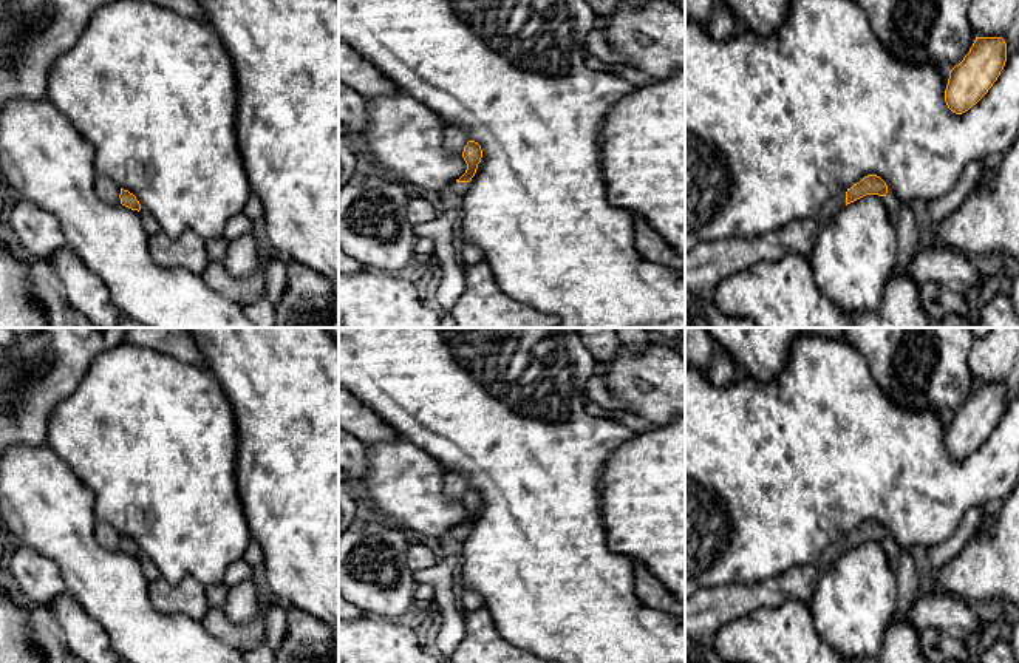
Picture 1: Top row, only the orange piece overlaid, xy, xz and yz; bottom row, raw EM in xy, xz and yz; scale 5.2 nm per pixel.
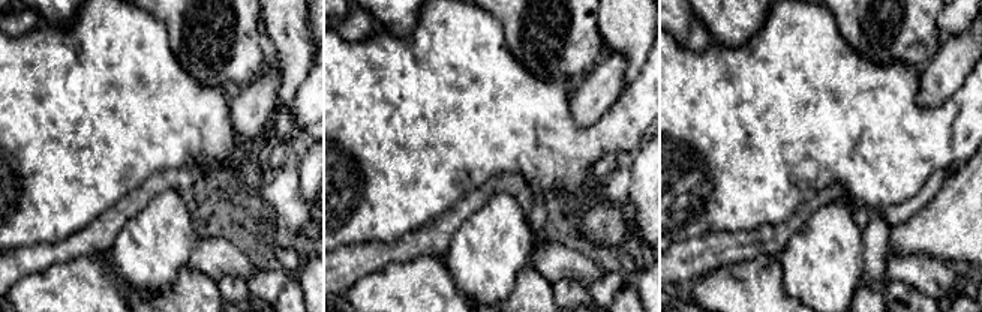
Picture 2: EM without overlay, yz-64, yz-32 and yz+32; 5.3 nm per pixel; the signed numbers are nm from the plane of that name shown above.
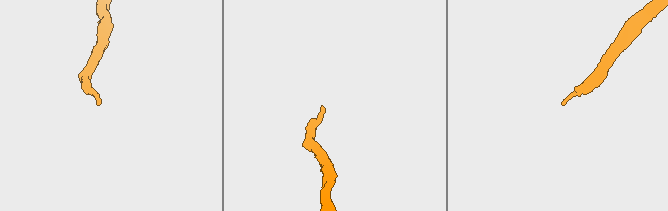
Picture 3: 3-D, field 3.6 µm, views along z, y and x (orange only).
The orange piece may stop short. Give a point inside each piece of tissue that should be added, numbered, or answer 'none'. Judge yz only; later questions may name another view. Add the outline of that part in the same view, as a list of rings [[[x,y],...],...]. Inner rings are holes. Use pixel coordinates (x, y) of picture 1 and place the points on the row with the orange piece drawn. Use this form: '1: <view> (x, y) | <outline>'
1: yz (707, 265) | [[[846,192],[827,199],[812,218],[756,236],[705,241],[685,252],[685,292],[710,295],[722,280],[755,264],[787,255],[809,258],[821,230],[846,206]]]

